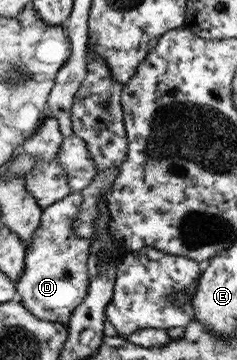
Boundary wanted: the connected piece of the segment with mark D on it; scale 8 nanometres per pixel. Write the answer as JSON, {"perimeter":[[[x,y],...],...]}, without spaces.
{"perimeter":[[[70,193],[60,202],[44,209],[41,226],[33,239],[26,242],[25,272],[16,281],[18,298],[43,321],[68,324],[72,312],[86,297],[92,280],[91,245],[88,235],[76,237],[71,224],[80,213],[84,195]]]}

